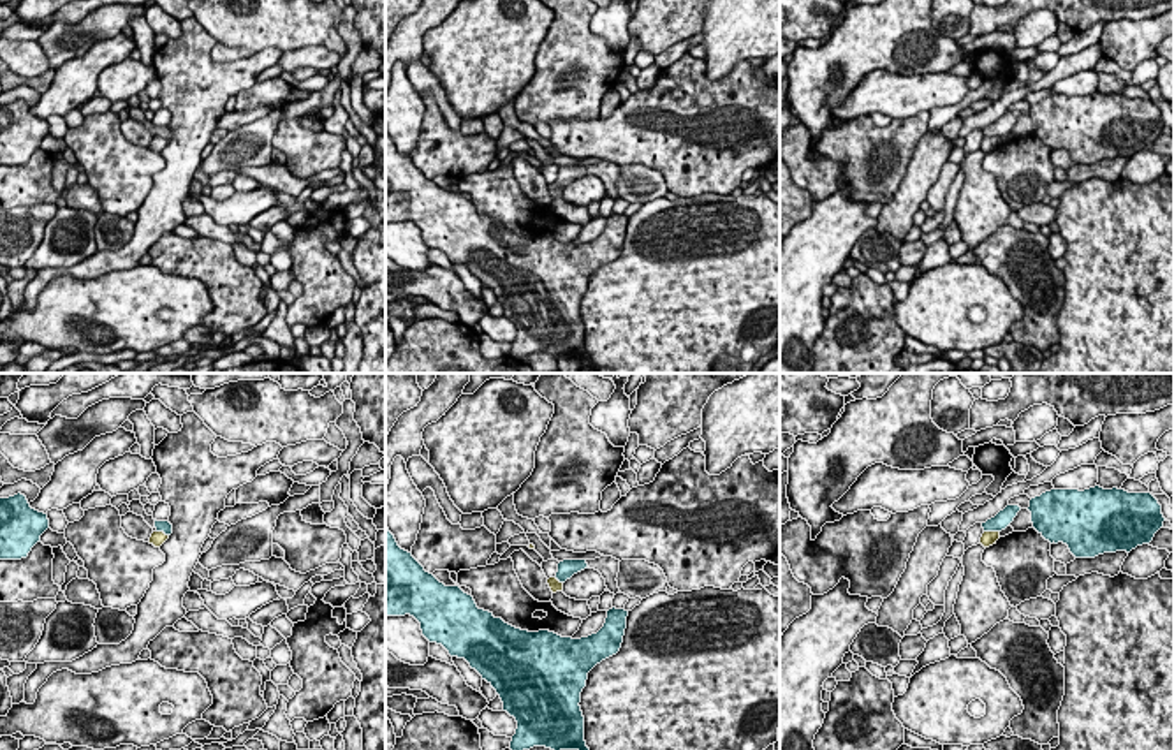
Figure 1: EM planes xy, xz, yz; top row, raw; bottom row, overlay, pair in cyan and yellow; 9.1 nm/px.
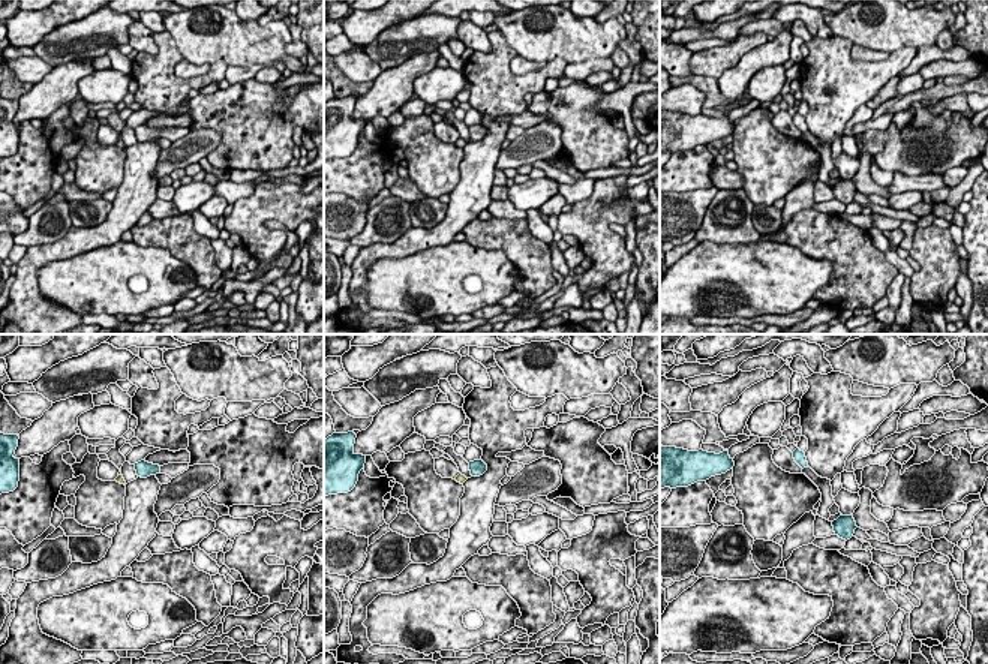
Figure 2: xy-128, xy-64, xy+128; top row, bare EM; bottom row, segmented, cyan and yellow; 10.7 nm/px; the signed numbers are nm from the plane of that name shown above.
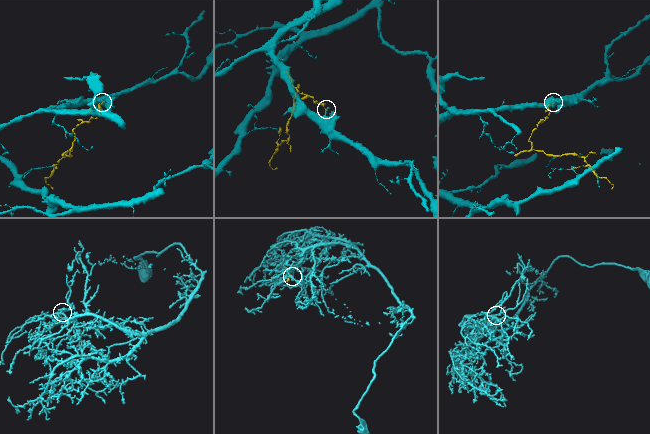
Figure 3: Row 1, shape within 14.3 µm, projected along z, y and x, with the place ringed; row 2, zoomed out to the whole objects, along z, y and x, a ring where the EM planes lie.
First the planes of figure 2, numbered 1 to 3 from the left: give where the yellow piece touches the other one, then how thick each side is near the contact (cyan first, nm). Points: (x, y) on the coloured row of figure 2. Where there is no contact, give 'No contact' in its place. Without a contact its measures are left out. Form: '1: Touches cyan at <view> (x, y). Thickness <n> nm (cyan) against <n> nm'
1: No contact
2: No contact
3: No contact

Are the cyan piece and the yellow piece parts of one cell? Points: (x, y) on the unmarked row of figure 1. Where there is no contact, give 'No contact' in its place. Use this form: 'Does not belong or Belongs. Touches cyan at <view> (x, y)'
Does not belong. Touches cyan at yz (991, 136)

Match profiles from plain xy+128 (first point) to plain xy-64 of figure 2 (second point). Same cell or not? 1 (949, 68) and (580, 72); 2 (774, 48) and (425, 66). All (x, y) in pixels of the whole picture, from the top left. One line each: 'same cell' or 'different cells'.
1: same cell
2: same cell

